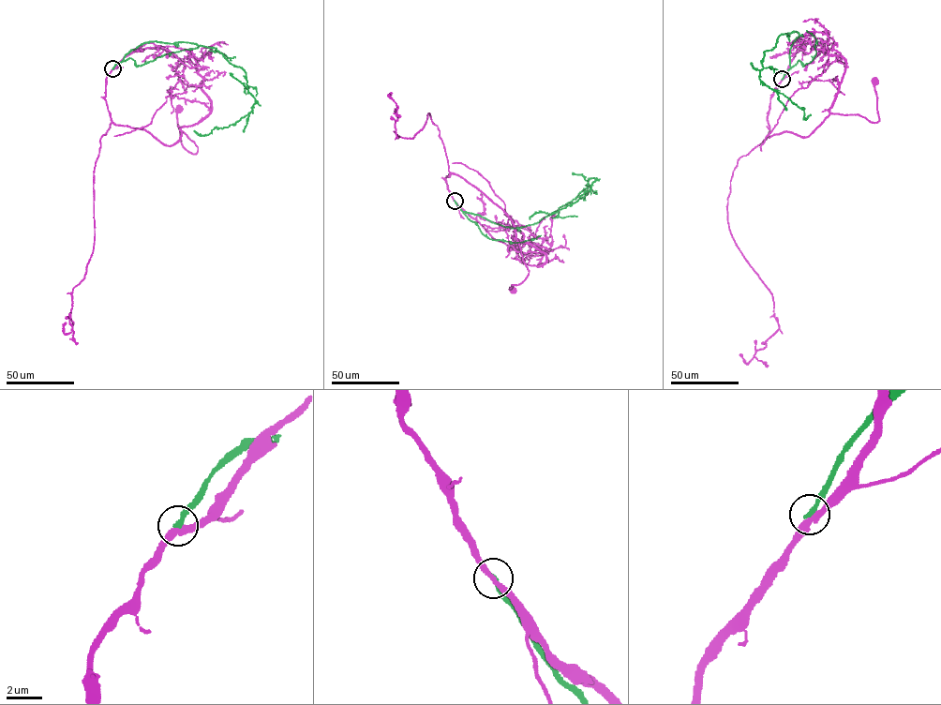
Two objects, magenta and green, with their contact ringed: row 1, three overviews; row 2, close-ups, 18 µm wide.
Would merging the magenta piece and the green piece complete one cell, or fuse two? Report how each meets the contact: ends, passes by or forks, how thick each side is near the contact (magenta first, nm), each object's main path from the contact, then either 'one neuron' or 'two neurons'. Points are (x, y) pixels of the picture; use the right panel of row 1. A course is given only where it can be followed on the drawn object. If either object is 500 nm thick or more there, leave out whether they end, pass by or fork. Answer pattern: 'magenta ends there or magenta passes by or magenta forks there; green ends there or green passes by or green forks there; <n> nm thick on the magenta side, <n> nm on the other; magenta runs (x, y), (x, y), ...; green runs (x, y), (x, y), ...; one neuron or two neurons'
magenta passes by; green ends there; 320 nm thick on the magenta side, 280 nm on the other; magenta runs (782, 79), (770, 99), (769, 137), (786, 131), (810, 136), (830, 113), (857, 114), (875, 123), (874, 81); green runs (782, 79), (799, 36), (795, 31), (764, 52), (759, 80), (804, 108), (805, 119), (811, 115); two neurons

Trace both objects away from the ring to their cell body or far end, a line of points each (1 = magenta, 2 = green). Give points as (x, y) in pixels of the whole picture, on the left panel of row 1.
1: (112, 69), (105, 99), (113, 122), (145, 129), (171, 146), (182, 131), (197, 153), (182, 143), (178, 109)
2: (112, 68), (131, 50), (151, 41), (215, 48), (239, 67), (255, 100), (252, 110), (207, 135), (194, 131)

